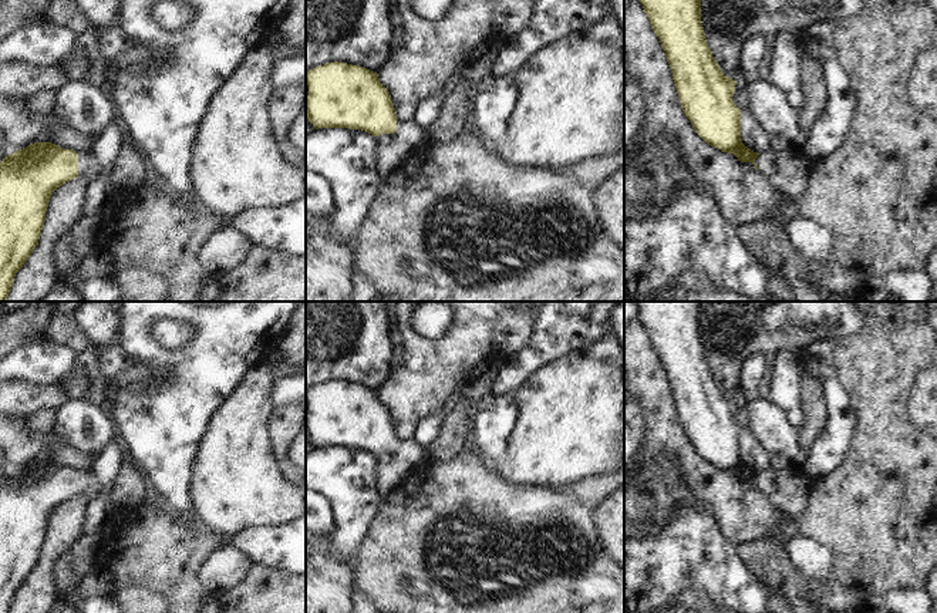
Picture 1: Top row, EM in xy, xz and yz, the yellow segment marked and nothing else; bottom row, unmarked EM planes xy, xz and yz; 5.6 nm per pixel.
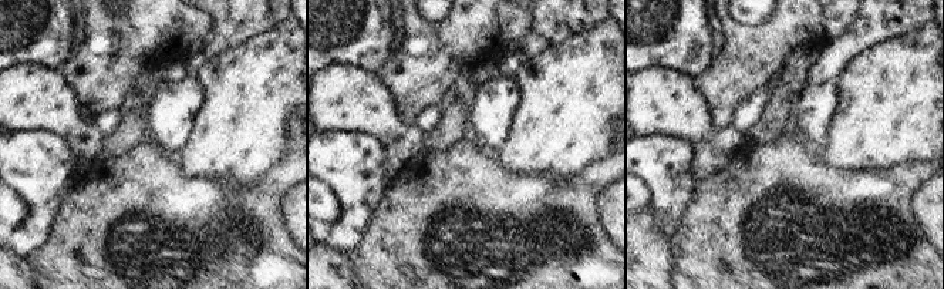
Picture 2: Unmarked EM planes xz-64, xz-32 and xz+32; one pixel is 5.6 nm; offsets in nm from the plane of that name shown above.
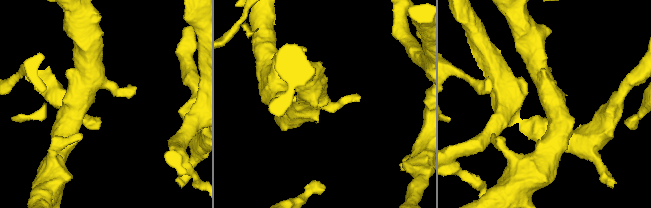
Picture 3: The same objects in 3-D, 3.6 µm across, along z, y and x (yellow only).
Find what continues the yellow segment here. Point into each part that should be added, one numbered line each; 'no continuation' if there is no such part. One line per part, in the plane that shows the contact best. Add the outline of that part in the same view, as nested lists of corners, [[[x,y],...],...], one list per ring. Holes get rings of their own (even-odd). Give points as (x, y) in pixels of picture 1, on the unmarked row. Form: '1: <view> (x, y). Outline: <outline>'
1: xz (393, 468). Outline: [[[397,438],[394,452],[374,455],[377,474],[375,485],[380,495],[394,491],[422,459],[422,447],[414,438]]]

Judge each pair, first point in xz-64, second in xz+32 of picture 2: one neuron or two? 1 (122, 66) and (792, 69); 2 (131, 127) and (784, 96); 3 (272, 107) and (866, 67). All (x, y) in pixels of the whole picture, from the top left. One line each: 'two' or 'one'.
1: two
2: one
3: one

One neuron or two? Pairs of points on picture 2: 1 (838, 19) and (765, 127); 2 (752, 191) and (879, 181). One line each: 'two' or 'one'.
1: two
2: one

